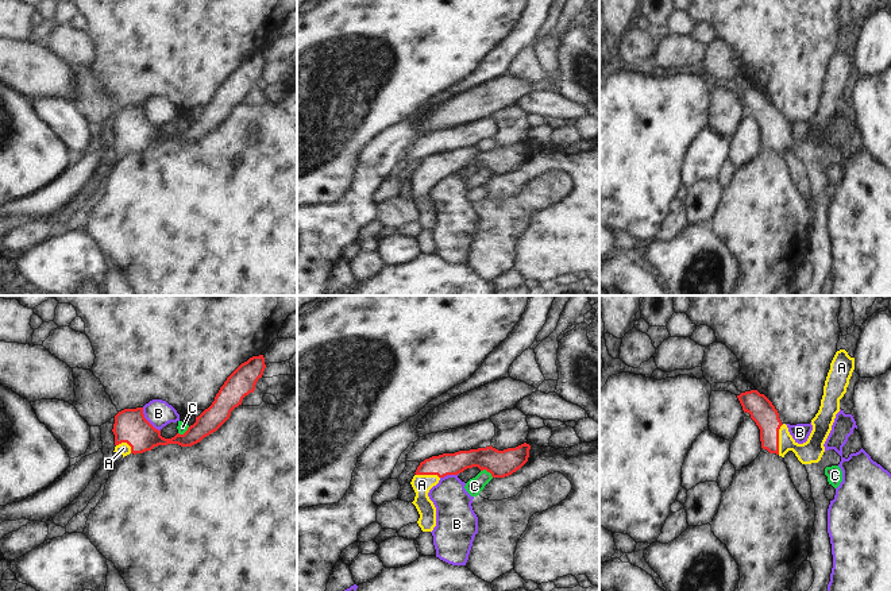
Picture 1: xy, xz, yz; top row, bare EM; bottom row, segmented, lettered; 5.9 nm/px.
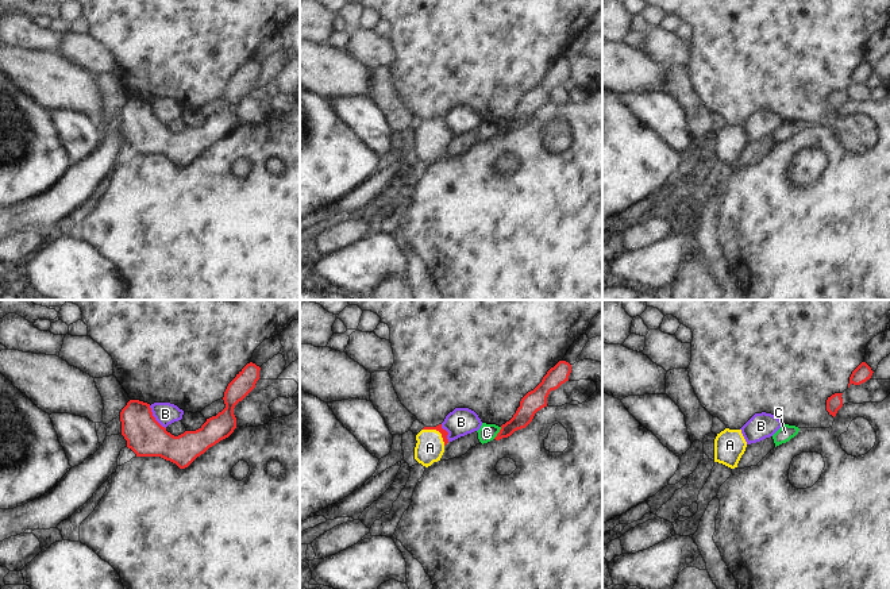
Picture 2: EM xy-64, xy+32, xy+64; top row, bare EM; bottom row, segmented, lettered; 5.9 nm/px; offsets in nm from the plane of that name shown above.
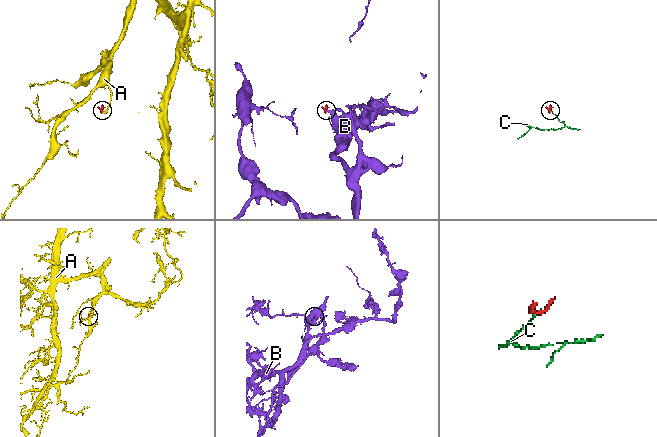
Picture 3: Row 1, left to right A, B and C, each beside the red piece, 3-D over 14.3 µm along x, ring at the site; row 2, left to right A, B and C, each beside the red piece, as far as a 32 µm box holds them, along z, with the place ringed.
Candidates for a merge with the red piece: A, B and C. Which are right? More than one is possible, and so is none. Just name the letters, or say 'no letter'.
A.

